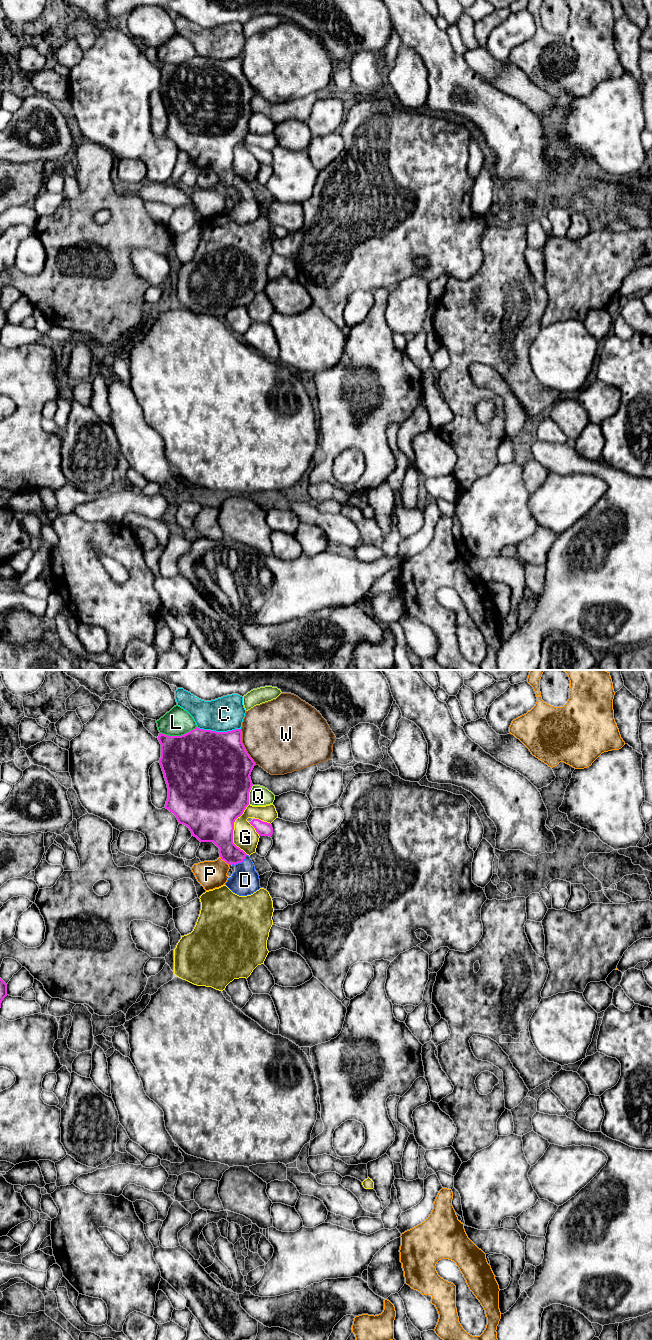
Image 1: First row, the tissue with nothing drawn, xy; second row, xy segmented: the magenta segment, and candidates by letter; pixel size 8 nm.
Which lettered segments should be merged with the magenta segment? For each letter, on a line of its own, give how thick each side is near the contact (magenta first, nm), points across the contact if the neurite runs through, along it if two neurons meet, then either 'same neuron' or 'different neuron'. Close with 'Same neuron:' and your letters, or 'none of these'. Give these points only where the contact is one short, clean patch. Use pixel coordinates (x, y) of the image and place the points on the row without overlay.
C: calibres 500 and 280 nm; different neuron
D: calibres 170 and 220 nm; way xy (222, 165), (227, 177), (240, 190), (244, 194), (245, 208); same neuron
G: calibres 440 and 200 nm; different neuron
L: calibres 500 and 220 nm; different neuron
P: calibres 220 and 220 nm; different neuron
Q: calibres 500 and 160 nm; different neuron
W: calibres 500 and 500 nm; different neuron
Same neuron: D

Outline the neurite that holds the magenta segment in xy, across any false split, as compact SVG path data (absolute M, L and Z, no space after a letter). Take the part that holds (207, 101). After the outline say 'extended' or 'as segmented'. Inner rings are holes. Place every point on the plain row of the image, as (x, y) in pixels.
M196 55L181 64L159 61L158 68L161 72L159 91L168 116L164 136L176 144L179 152L187 154L192 164L200 170L213 170L219 176L221 187L235 195L232 204L225 211L233 221L239 224L253 222L261 216L259 203L250 185L233 171L234 150L249 133L249 120L253 114L250 103L256 93L242 71L241 57L216 60Z; extended

